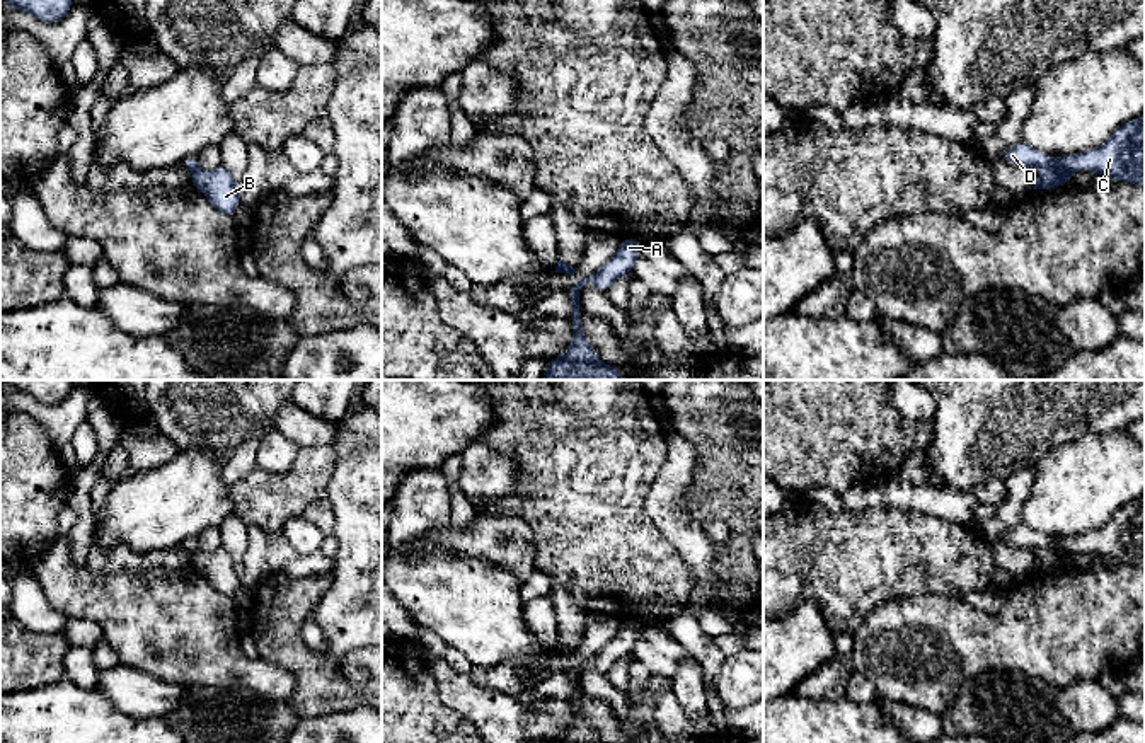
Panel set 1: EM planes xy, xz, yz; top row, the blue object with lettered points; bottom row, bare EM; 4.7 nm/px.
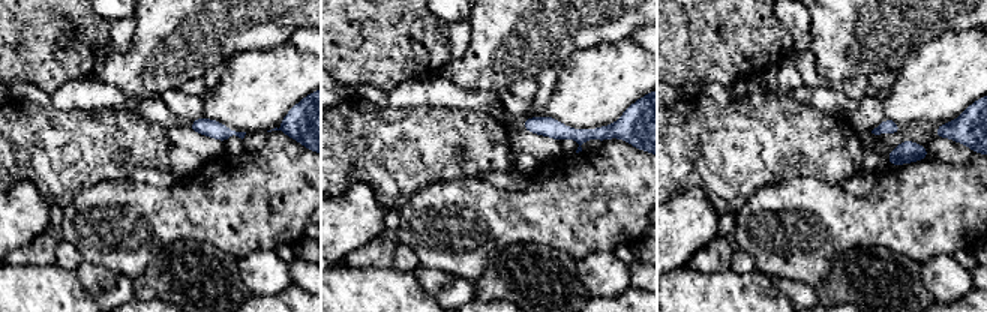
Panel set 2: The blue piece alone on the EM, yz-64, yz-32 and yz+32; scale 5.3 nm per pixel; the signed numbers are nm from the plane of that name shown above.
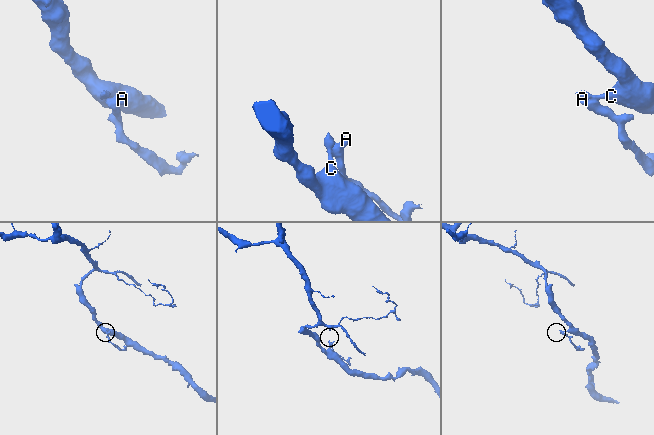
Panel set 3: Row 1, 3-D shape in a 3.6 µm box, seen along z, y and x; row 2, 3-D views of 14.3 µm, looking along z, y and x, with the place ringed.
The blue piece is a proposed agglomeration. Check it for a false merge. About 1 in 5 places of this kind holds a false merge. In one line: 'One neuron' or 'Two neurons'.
Two neurons

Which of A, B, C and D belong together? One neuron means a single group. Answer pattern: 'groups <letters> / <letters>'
groups A B / C D

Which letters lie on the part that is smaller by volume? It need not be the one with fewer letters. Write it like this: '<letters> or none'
A, B

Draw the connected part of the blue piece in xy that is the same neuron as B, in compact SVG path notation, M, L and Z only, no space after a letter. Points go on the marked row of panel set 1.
M223 164L215 170L196 169L191 177L191 186L198 187L218 211L230 218L240 206L240 184L233 181Z

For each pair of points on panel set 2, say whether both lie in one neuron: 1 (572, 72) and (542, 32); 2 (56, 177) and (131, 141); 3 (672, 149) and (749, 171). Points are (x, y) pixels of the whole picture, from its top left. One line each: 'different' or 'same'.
1: different
2: same
3: same

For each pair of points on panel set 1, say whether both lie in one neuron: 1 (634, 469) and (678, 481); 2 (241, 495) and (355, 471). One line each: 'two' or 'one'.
1: two
2: two

